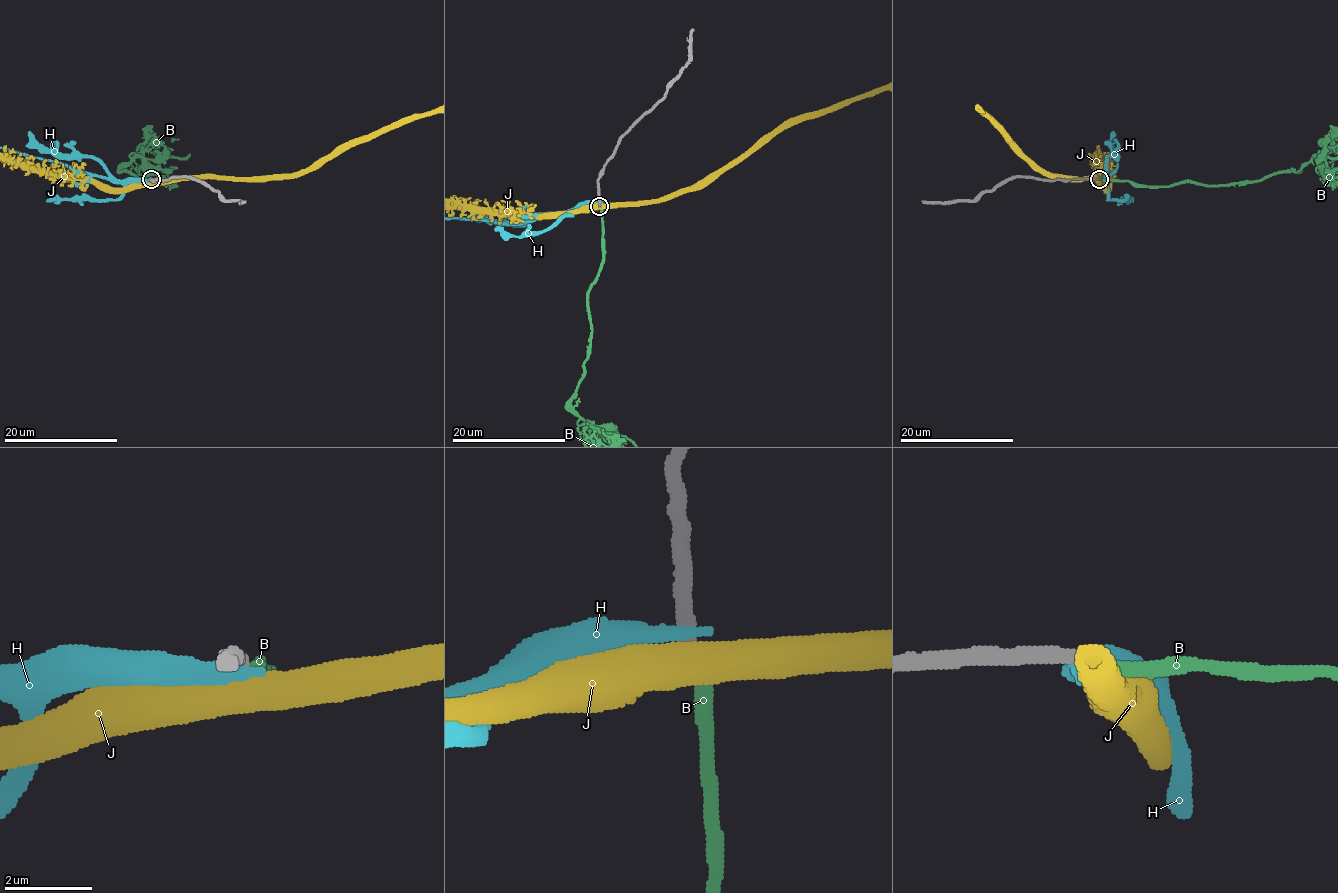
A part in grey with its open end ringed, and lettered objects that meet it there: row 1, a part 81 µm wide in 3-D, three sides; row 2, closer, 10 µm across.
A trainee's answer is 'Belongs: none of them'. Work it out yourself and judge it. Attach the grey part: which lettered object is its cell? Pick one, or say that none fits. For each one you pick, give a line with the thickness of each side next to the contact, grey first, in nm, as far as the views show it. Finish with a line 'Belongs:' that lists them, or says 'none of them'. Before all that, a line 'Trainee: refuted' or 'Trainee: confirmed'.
Trainee: confirmed
Belongs: none of them

